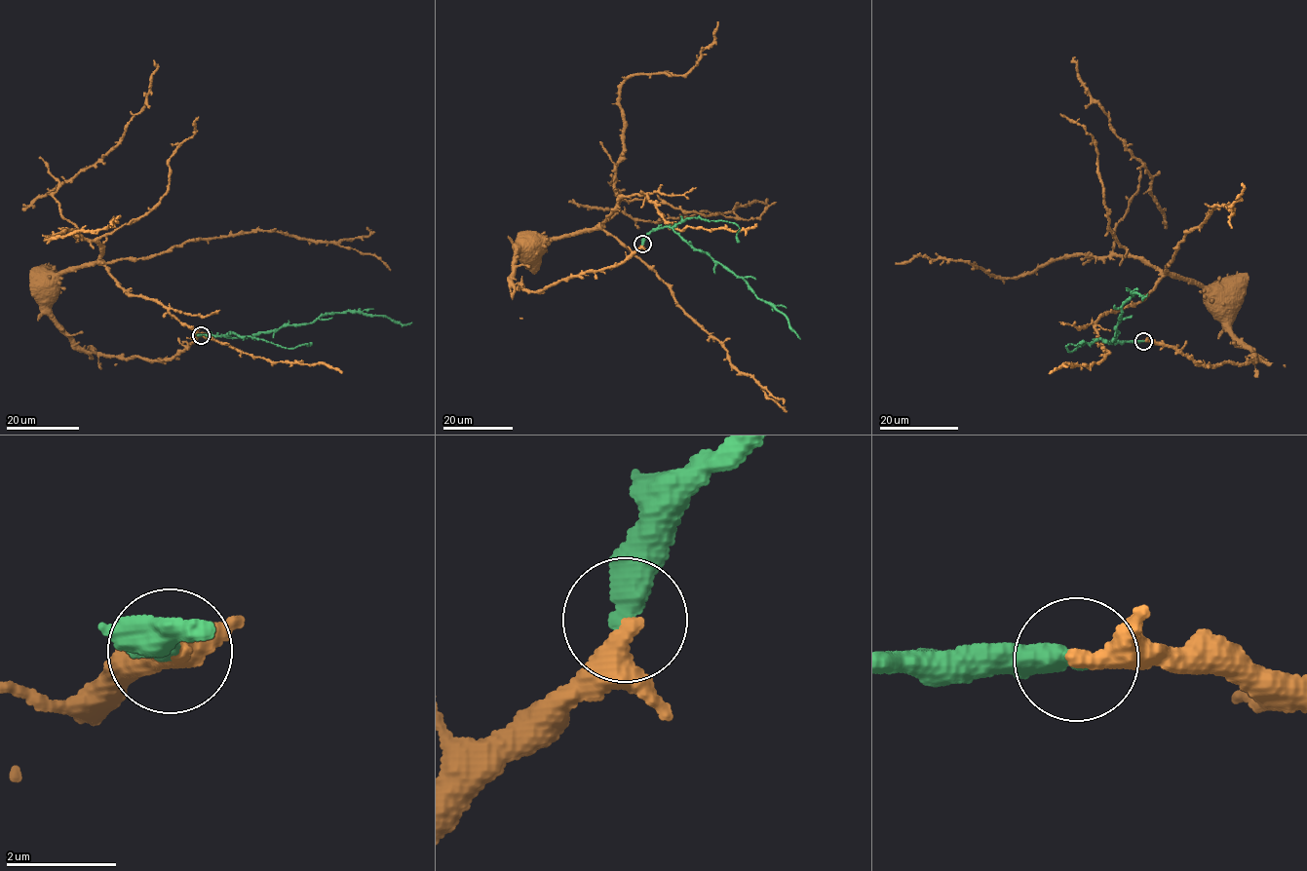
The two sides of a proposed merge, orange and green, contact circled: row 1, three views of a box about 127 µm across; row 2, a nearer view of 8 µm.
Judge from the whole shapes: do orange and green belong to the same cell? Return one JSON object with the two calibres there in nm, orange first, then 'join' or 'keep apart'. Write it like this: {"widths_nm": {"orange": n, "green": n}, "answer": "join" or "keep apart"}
{"widths_nm": {"orange": 400, "green": 480}, "answer": "join"}

